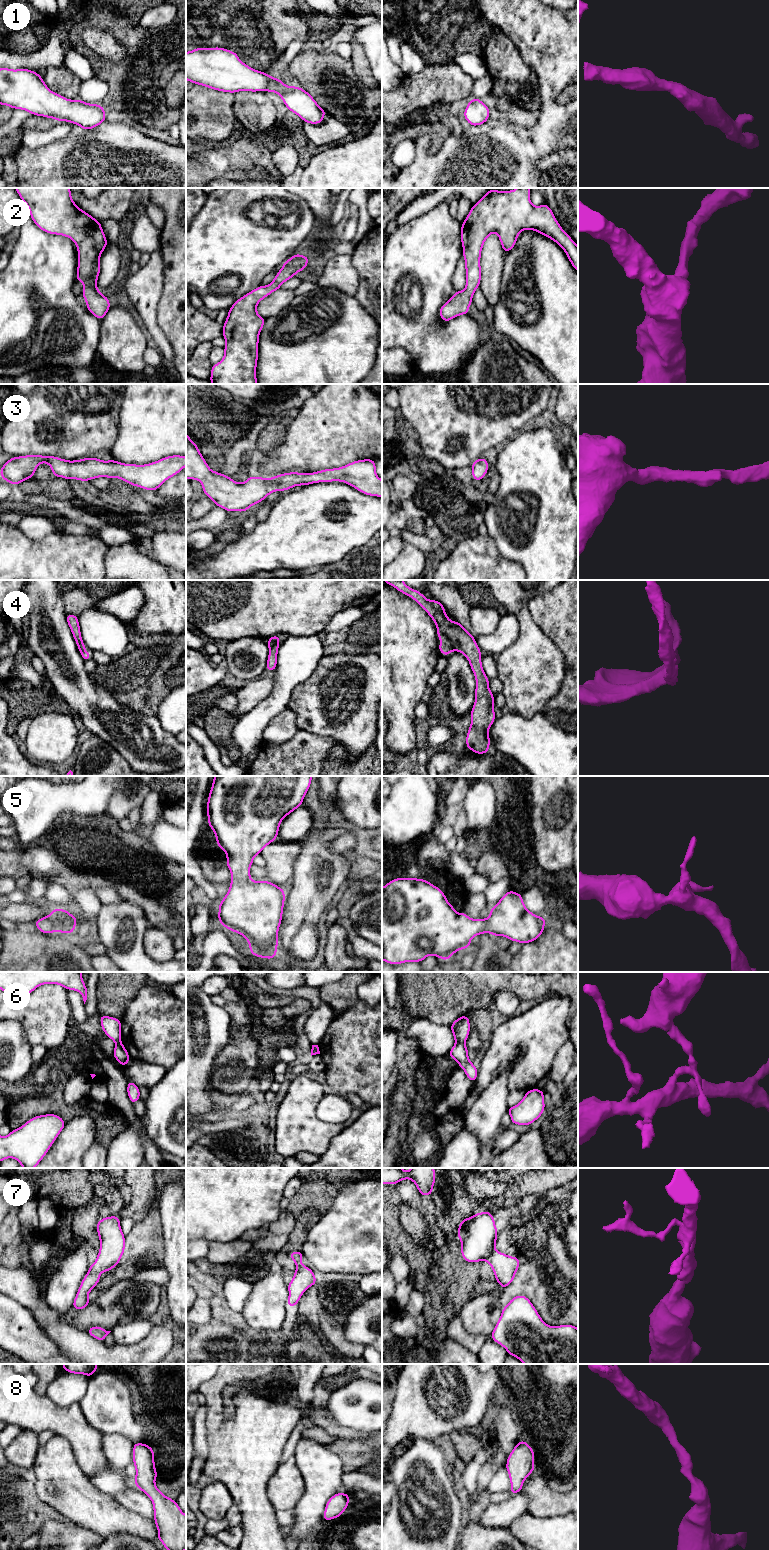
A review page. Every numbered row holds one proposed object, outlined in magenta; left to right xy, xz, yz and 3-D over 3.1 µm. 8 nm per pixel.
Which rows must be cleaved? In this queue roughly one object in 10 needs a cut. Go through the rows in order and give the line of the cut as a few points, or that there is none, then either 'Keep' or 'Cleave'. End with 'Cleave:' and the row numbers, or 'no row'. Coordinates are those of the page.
1: No split. Keep
2: No split. Keep
3: No split. Keep
4: No split. Keep
5: No split. Keep
6: Split along yz (456, 1042), (464, 1043). Cleave
7: No split. Keep
8: No split. Keep
Cleave: 6

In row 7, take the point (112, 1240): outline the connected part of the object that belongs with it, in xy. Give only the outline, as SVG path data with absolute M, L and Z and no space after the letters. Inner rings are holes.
M119 1216L102 1218L97 1222L96 1229L100 1250L95 1262L89 1266L74 1298L72 1308L79 1311L90 1304L88 1294L99 1283L100 1274L116 1267L125 1252L125 1235L120 1226Z

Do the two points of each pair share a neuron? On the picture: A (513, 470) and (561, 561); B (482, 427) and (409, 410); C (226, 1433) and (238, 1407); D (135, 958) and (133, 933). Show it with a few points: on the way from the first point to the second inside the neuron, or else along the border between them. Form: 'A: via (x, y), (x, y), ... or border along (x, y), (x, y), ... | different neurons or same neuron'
A: via (536, 491), (542, 499), (542, 527), (545, 538) | same neuron
B: via (464, 427), (446, 427), (427, 410) | same neuron
C: via (232, 1427), (238, 1421), (238, 1413) | same neuron
D: via (133, 952), (133, 939) | same neuron

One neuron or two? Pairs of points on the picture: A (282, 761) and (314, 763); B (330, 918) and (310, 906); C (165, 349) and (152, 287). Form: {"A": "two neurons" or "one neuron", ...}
{"A": "one neuron", "B": "two neurons", "C": "one neuron"}

